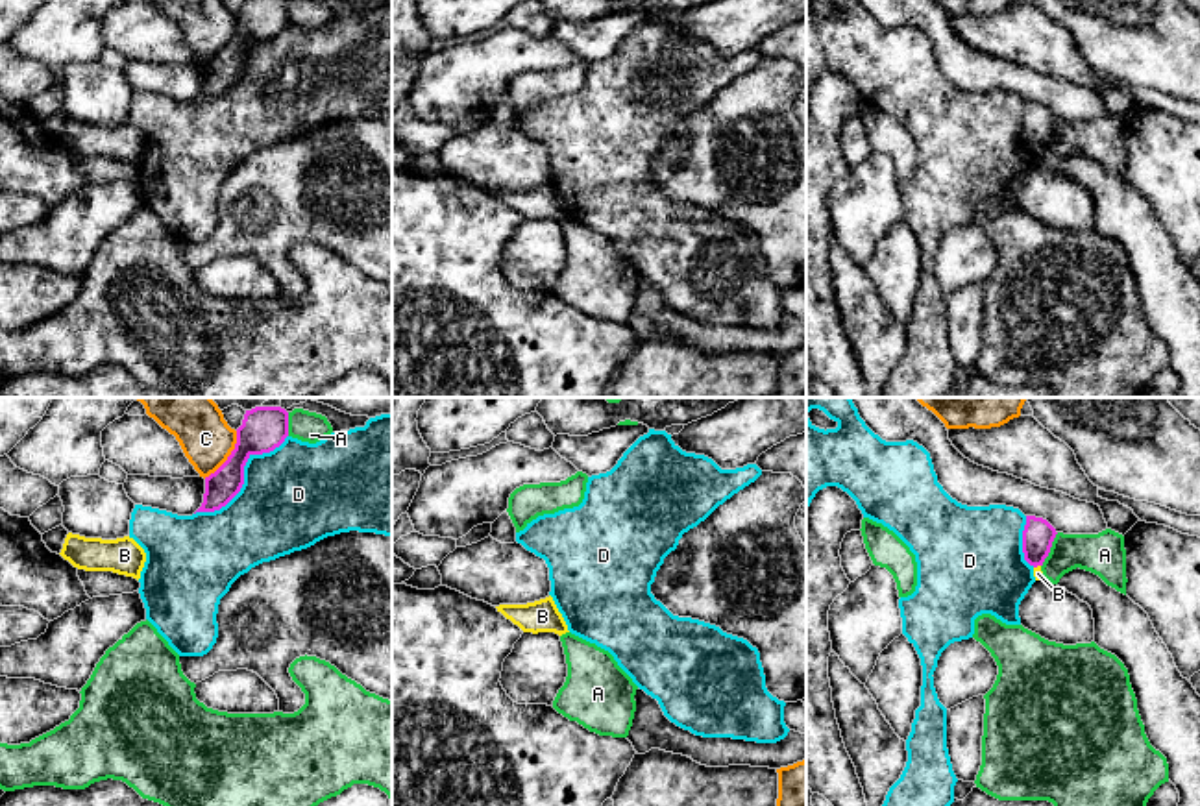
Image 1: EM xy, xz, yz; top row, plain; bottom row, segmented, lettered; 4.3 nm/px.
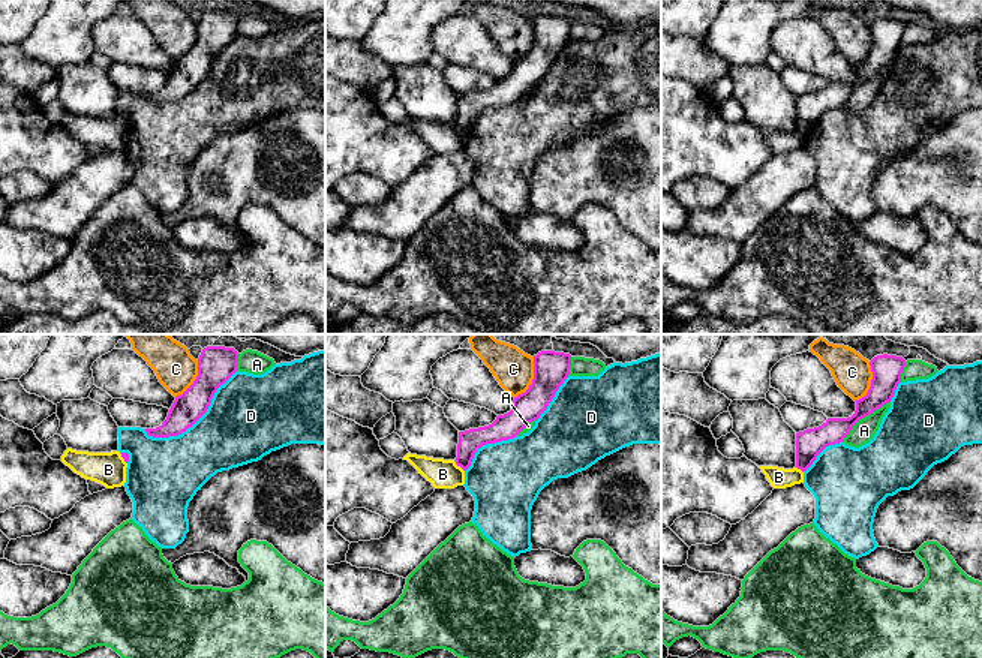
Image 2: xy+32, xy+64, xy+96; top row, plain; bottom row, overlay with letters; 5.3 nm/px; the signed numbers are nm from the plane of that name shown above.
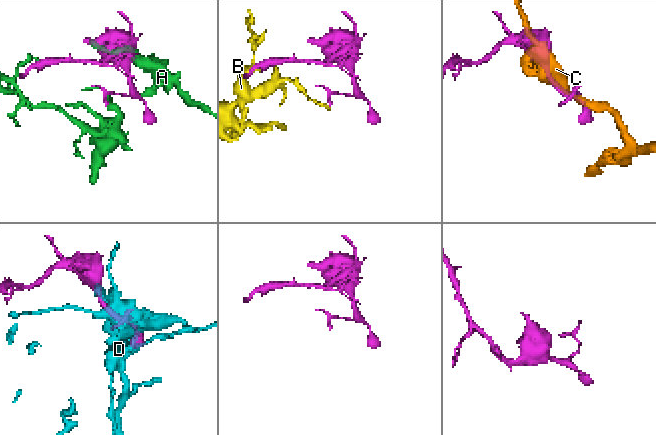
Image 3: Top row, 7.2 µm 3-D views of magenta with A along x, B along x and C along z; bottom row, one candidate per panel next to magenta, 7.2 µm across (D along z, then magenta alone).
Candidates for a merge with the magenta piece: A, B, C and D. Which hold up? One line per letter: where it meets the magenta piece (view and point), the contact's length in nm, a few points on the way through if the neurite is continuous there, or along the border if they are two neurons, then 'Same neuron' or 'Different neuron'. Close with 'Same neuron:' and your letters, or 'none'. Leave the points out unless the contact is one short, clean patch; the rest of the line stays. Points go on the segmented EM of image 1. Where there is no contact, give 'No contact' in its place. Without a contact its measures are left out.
A: Touches magenta at yz (1049, 549). Shared border 170 nm. Different neuron
B: Touches magenta at yz (1036, 566). Shared border 40 nm. Boundary: yz (1040, 564), (1034, 568). Different neuron
C: Touches magenta at xy (228, 457). Shared border 260 nm. Different neuron
D: Touches magenta at xy (243, 477). Shared border 550 nm. Different neuron
Same neuron: none

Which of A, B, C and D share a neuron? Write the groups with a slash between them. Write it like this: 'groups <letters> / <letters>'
groups A / B / C / D

